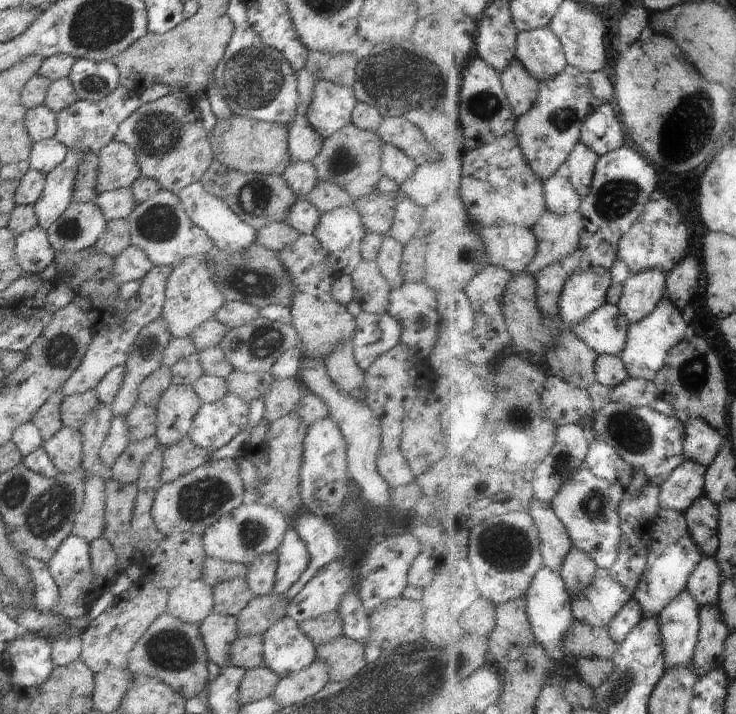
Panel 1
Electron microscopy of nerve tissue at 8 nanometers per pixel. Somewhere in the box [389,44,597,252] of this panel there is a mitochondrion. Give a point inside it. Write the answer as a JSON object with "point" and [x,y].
{"point":[483,106]}

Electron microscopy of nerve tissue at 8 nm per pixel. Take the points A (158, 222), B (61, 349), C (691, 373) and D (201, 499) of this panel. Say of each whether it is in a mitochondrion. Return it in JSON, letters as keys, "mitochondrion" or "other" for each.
{"A":"mitochondrion","B":"mitochondrion","C":"mitochondrion","D":"mitochondrion"}

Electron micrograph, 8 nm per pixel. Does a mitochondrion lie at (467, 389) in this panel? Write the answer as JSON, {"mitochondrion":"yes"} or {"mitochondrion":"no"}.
{"mitochondrion":"no"}

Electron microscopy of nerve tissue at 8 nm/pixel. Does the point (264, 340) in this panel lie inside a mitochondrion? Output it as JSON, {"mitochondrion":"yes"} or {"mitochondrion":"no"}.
{"mitochondrion":"yes"}

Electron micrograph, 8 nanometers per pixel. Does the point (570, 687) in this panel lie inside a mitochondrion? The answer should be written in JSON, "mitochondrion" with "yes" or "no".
{"mitochondrion":"no"}

